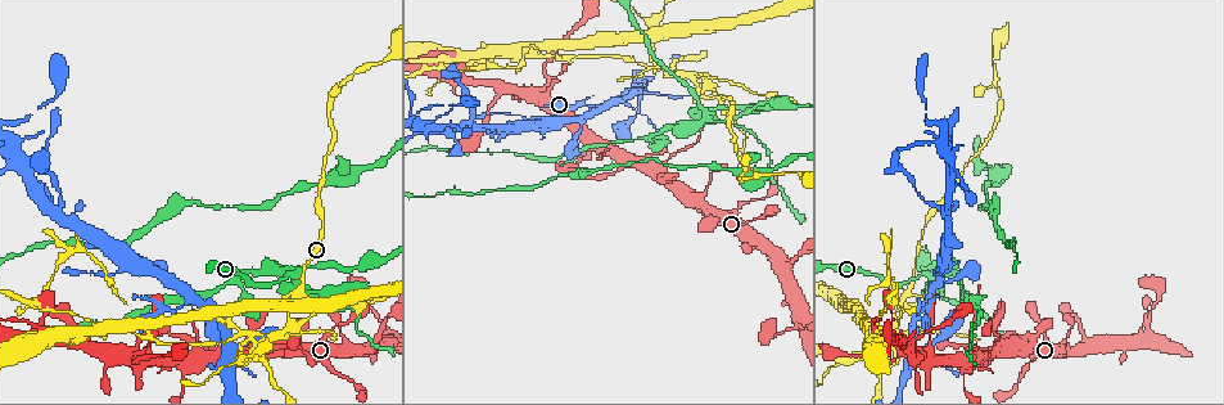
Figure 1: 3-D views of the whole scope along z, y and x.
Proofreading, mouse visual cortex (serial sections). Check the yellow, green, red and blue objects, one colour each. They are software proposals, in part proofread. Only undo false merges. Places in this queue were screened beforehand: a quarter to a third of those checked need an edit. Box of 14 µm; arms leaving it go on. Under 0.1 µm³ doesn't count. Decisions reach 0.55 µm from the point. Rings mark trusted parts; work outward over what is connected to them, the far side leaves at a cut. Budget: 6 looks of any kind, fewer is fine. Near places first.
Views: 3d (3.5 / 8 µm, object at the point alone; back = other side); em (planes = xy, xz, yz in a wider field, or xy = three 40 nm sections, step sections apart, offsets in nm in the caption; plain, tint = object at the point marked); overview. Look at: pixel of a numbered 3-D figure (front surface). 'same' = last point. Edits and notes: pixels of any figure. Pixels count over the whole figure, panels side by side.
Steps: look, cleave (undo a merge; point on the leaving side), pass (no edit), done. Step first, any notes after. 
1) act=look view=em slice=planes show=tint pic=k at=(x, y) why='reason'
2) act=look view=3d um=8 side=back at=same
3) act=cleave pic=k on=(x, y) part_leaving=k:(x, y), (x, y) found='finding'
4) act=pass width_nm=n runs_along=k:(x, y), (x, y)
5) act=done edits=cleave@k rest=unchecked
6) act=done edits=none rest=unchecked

act=look view=3d um=3.5 pic=1 at=(1148, 325) why='four-way junction'

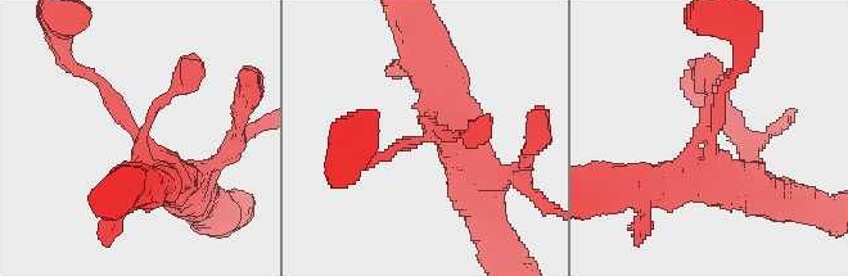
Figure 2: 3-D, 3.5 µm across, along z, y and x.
act=look view=em slice=planes show=tint pic=2 at=(140, 135) arms=4 arm_widths_nm=150,150,500,600 why='need the tissue'

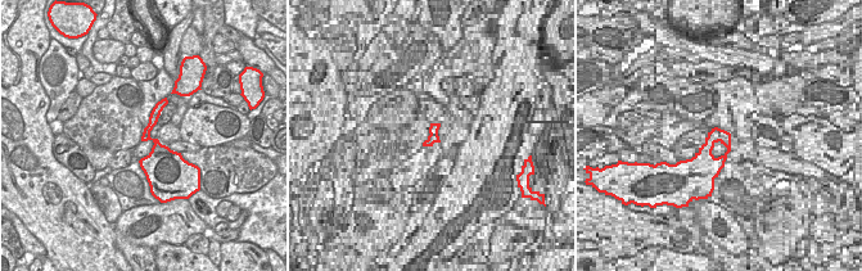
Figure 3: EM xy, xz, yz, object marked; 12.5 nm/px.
act=pass runs_along=3:(161, 104), (148, 129), (157, 144), (153, 175) found='continuous, no second cell'

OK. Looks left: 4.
act=look view=3d um=3.5 pic=1 at=(925, 301) why='a narrow waist'

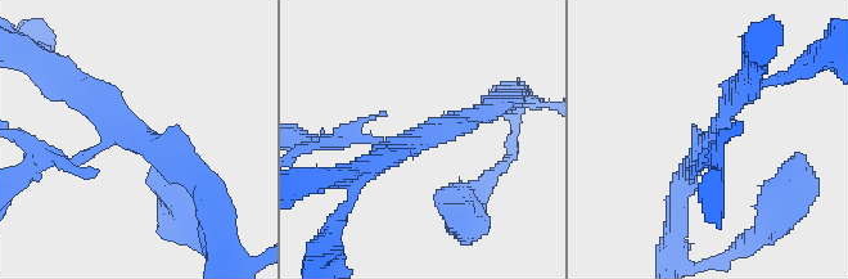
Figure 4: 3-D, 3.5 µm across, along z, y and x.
act=look view=em slice=xy step=3 show=tint pic=4 at=(402, 148) arms=3 arm_widths_nm=200,250,300 why='need the tissue'

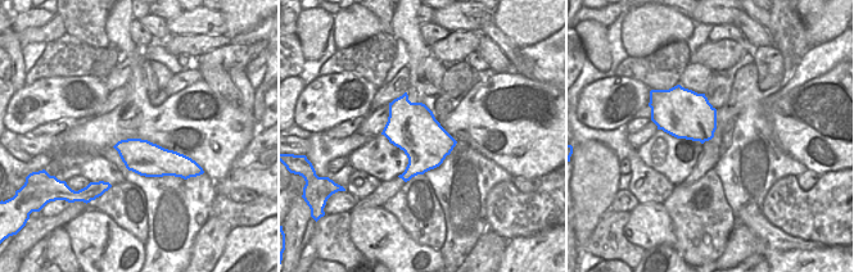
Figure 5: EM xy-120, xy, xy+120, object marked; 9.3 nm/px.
act=look view=em slice=xy step=1 show=tint at=same

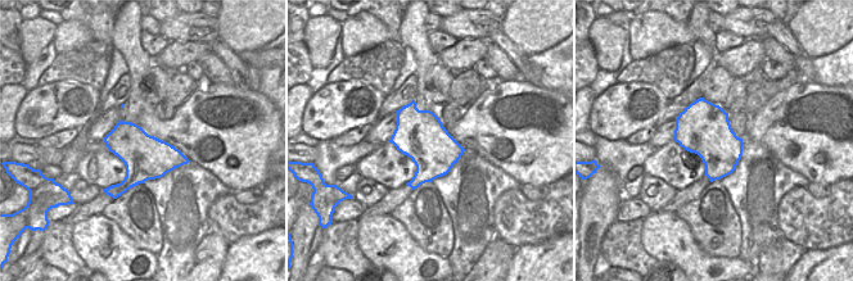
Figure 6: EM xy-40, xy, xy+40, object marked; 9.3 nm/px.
act=pass runs_along=4:(716, 161), (722, 117), (749, 77) found='all the same cell'

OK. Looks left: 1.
act=done edits=none rest=unchecked

